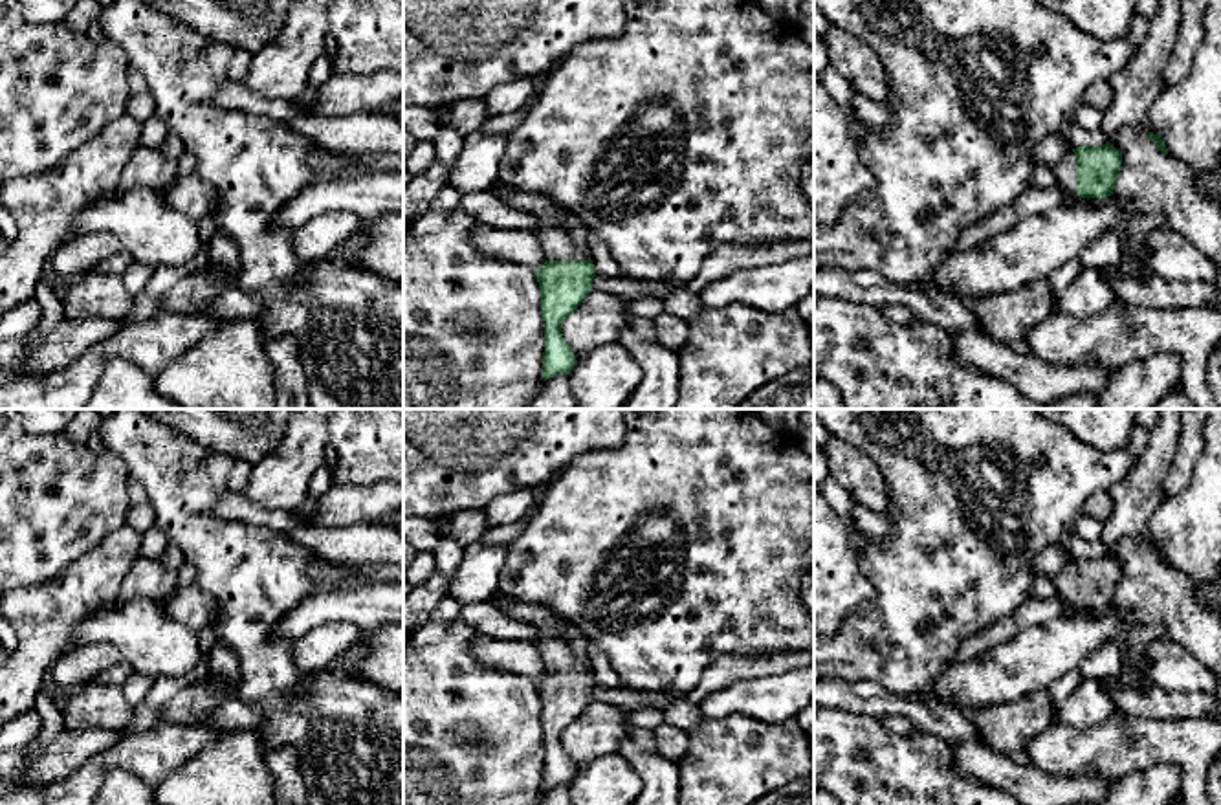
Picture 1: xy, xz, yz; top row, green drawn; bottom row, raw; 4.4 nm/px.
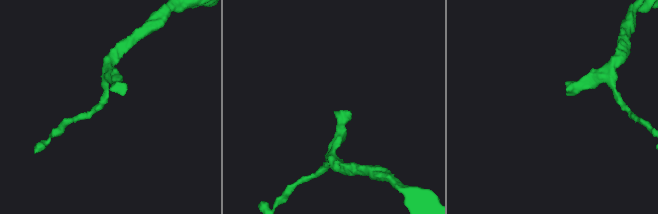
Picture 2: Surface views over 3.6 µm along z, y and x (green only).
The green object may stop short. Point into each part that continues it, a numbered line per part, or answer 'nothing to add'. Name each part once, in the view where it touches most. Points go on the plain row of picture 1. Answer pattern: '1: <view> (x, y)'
1: xz (556, 655)

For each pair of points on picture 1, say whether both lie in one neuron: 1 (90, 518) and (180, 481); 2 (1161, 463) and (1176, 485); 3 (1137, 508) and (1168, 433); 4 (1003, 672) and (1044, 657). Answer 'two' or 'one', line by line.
1: two
2: two
3: one
4: one

